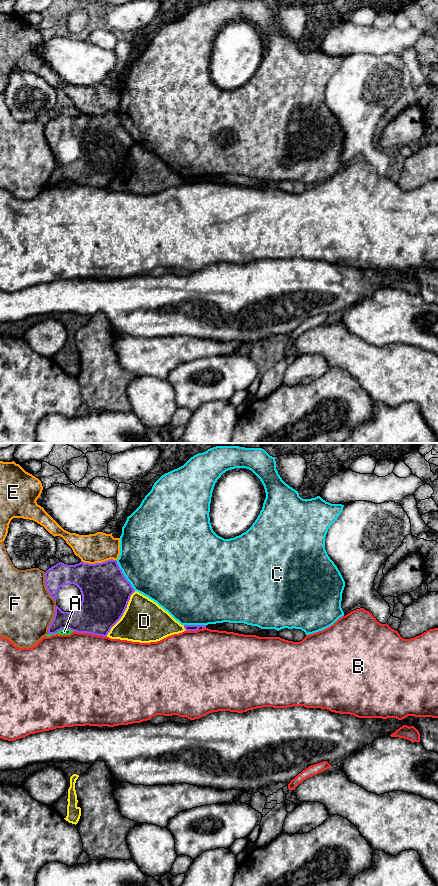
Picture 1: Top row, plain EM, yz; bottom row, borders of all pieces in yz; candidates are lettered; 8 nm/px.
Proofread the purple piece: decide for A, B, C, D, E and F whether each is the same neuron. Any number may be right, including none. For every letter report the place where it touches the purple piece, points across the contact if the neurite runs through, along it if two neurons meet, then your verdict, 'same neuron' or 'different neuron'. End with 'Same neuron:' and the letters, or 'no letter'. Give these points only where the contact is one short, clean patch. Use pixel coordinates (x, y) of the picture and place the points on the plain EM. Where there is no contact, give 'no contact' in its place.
A: contact yz (60, 181); different neuron
B: contact yz (90, 185); different neuron
C: contact yz (124, 128); different neuron
D: contact yz (123, 165); different neuron
E: contact yz (99, 115); different neuron
F: contact yz (46, 139); different neuron
Same neuron: no letter

